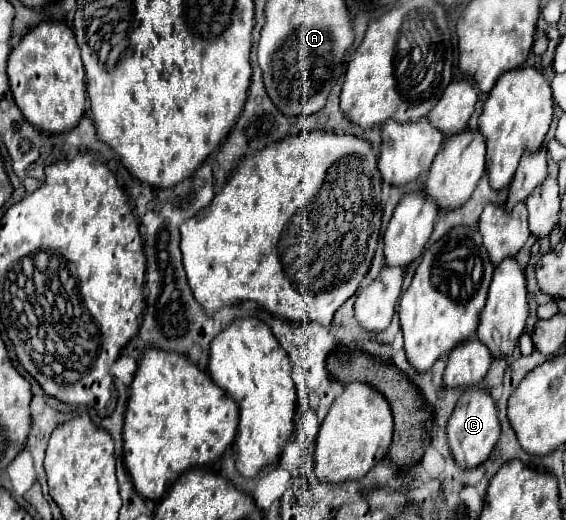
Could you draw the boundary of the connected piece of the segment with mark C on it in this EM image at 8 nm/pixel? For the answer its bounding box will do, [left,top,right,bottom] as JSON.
[447,388,501,470]

